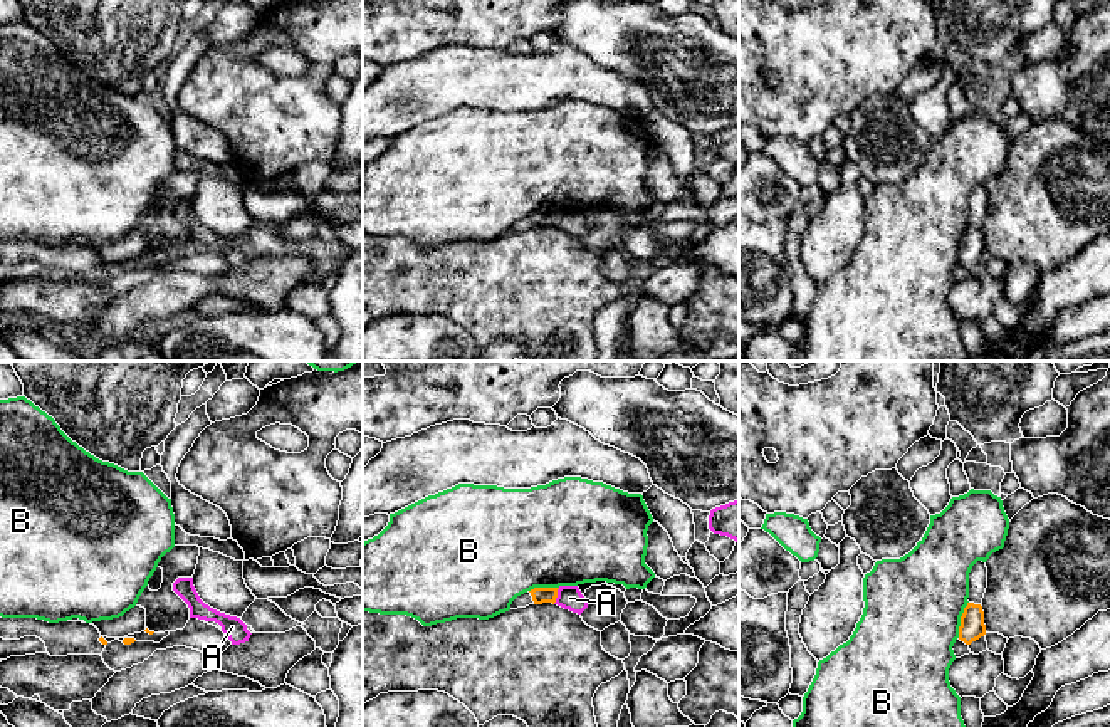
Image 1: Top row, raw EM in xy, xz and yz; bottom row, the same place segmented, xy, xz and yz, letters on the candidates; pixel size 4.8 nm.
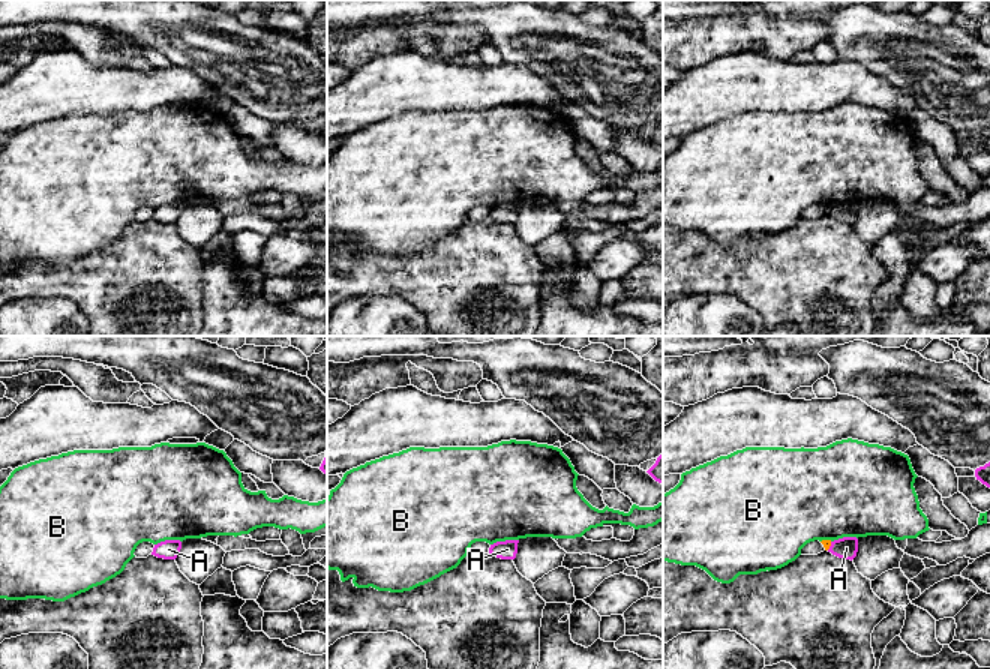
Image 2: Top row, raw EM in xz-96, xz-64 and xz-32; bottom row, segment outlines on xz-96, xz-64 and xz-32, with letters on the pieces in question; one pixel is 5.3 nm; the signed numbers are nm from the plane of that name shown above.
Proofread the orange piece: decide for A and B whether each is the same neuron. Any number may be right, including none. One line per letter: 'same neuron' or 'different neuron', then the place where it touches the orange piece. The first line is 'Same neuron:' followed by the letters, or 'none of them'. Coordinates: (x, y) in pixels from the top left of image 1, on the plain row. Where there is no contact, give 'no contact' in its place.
Same neuron: none of them
A: different neuron; meets orange in xz at (556, 220)
B: different neuron; meets orange in yz at (961, 244)

